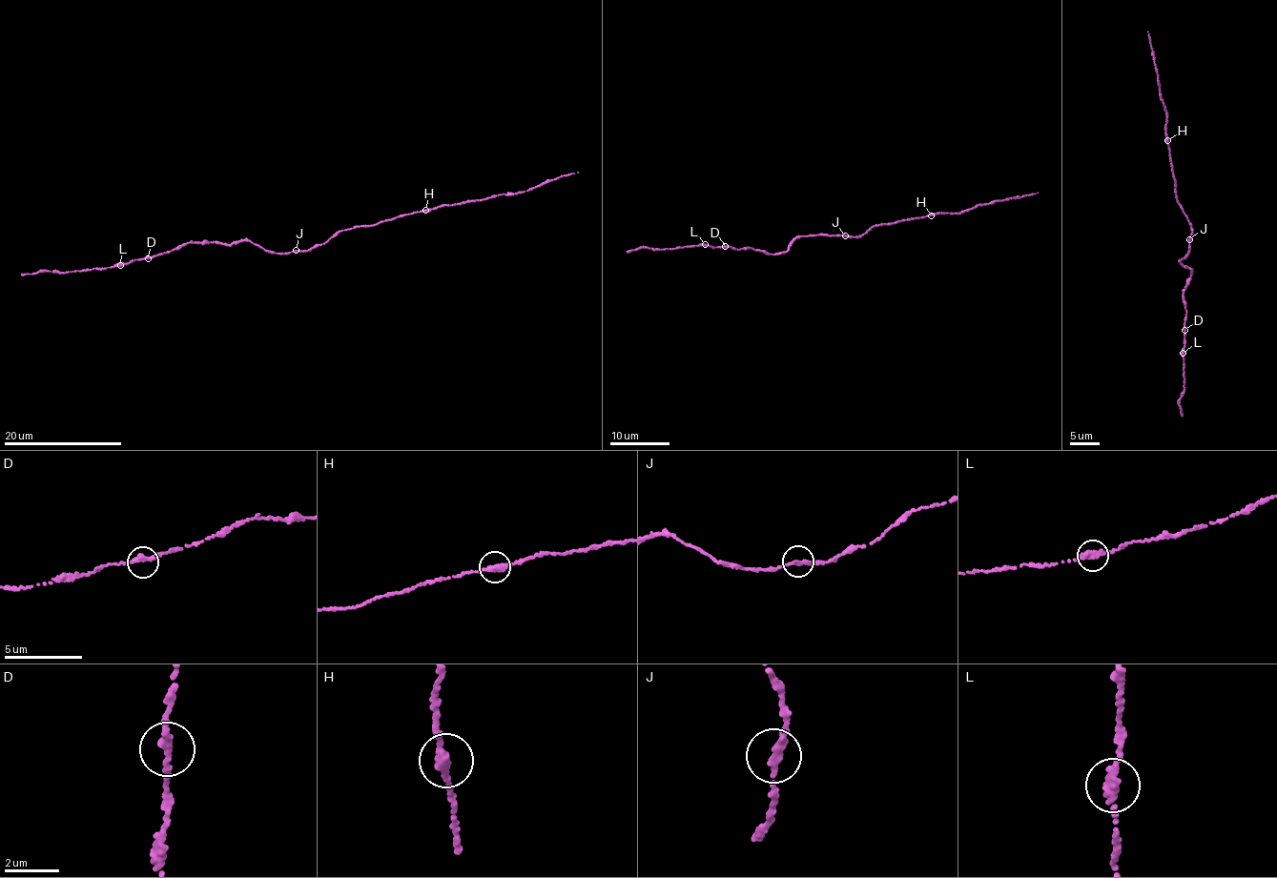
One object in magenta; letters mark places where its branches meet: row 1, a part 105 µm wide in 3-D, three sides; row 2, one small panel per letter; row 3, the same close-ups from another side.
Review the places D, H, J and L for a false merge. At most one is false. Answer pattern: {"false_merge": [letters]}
{"false_merge": []}

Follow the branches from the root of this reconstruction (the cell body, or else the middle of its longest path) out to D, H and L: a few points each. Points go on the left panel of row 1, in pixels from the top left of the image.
D: (297, 253), (267, 252), (245, 240), (229, 245), (205, 240), (186, 242), (148, 258)
H: (297, 253), (323, 244), (344, 230), (376, 225), (425, 210)
L: (297, 253), (267, 252), (245, 240), (229, 245), (205, 240), (186, 242), (166, 253), (119, 265)

